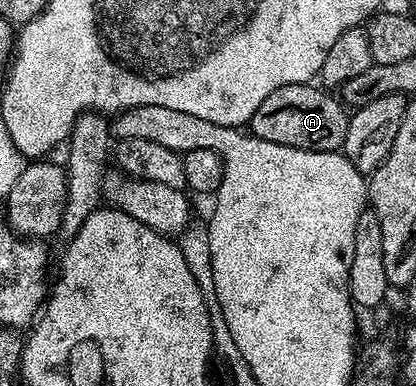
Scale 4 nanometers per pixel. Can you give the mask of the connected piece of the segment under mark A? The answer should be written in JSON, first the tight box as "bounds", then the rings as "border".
{"bounds":[249,83,349,151],"border":[[[311,83],[285,85],[281,89],[273,89],[273,93],[269,93],[269,97],[265,97],[265,101],[261,101],[260,107],[257,108],[257,113],[253,113],[249,124],[250,134],[261,141],[273,141],[277,145],[285,145],[293,149],[339,151],[345,141],[349,111],[336,96],[335,100],[331,95],[334,94],[330,90]]]}

